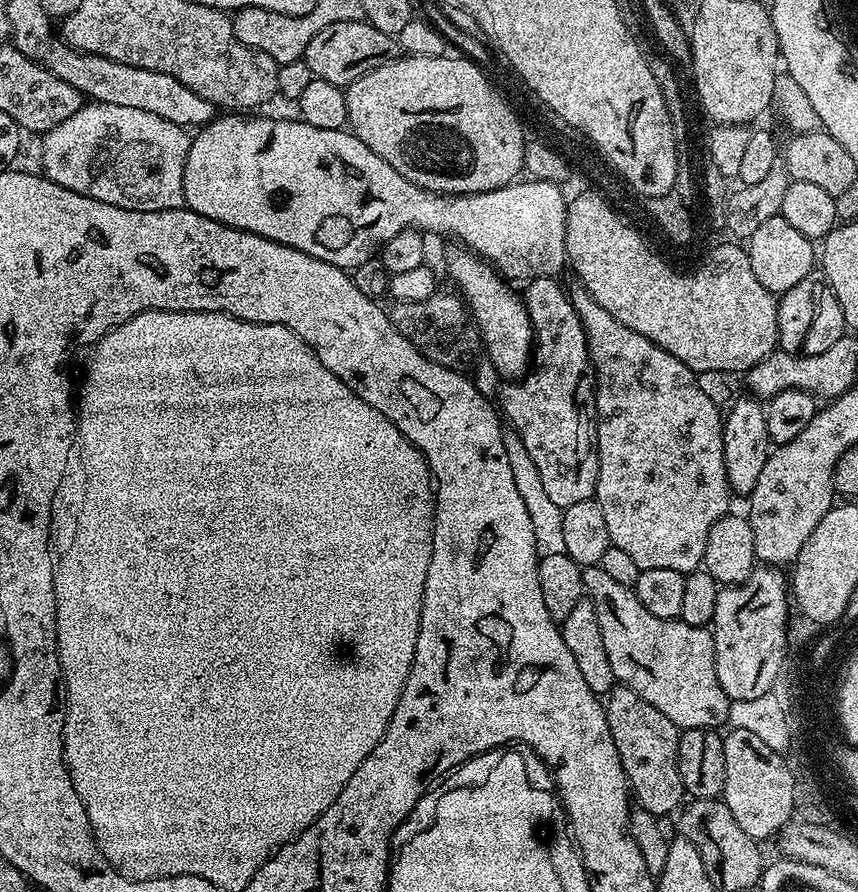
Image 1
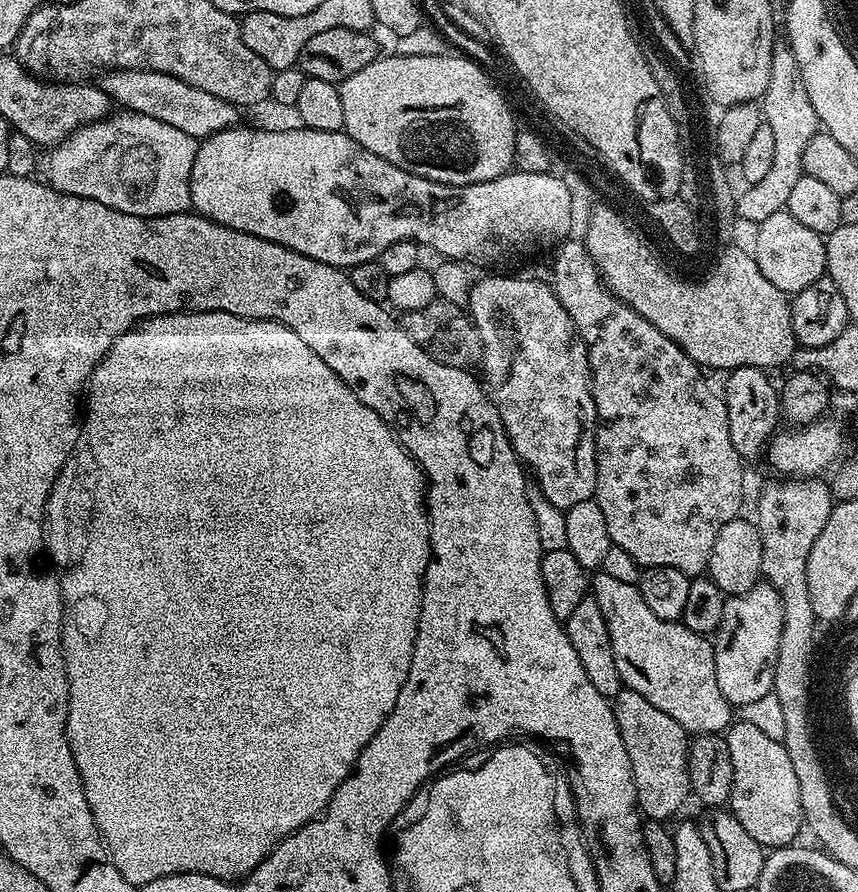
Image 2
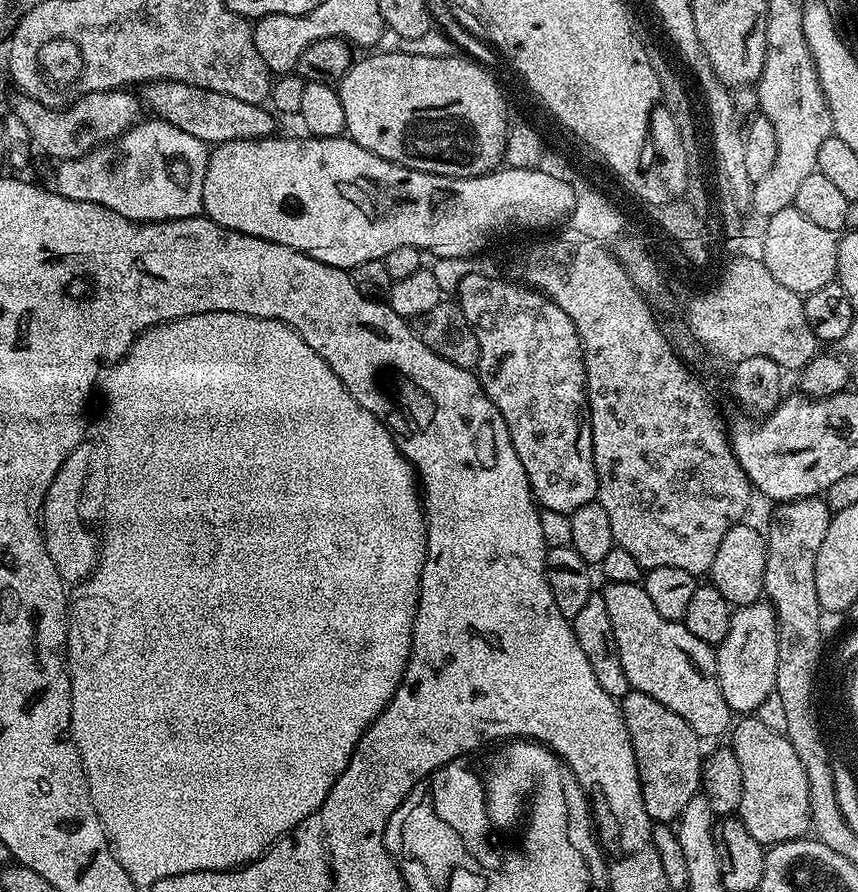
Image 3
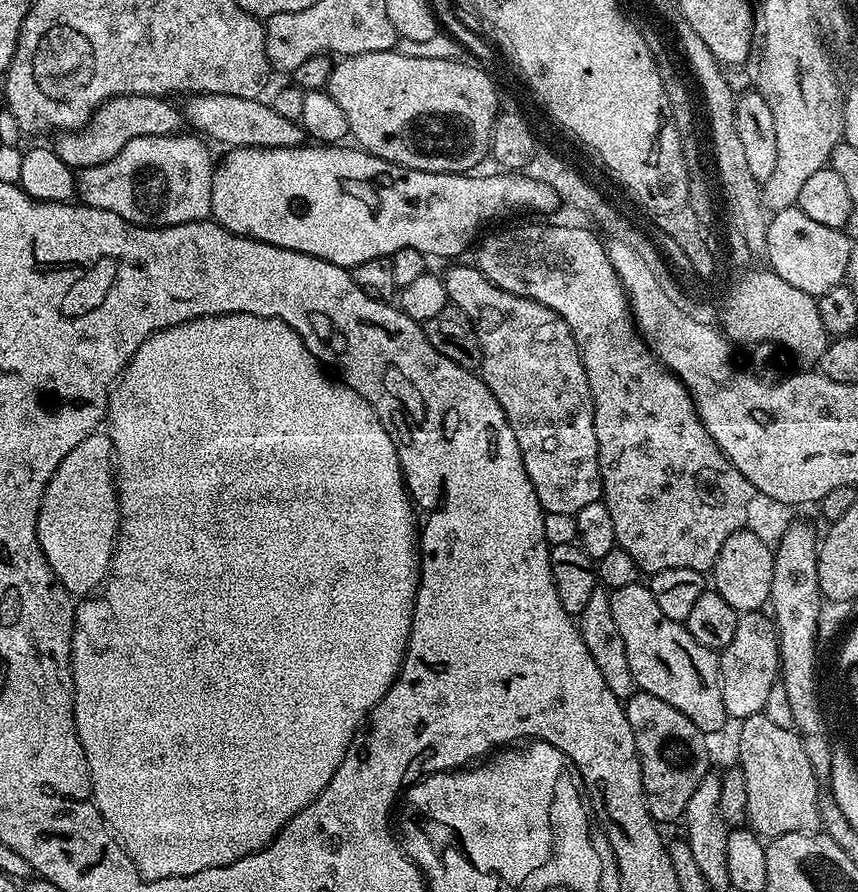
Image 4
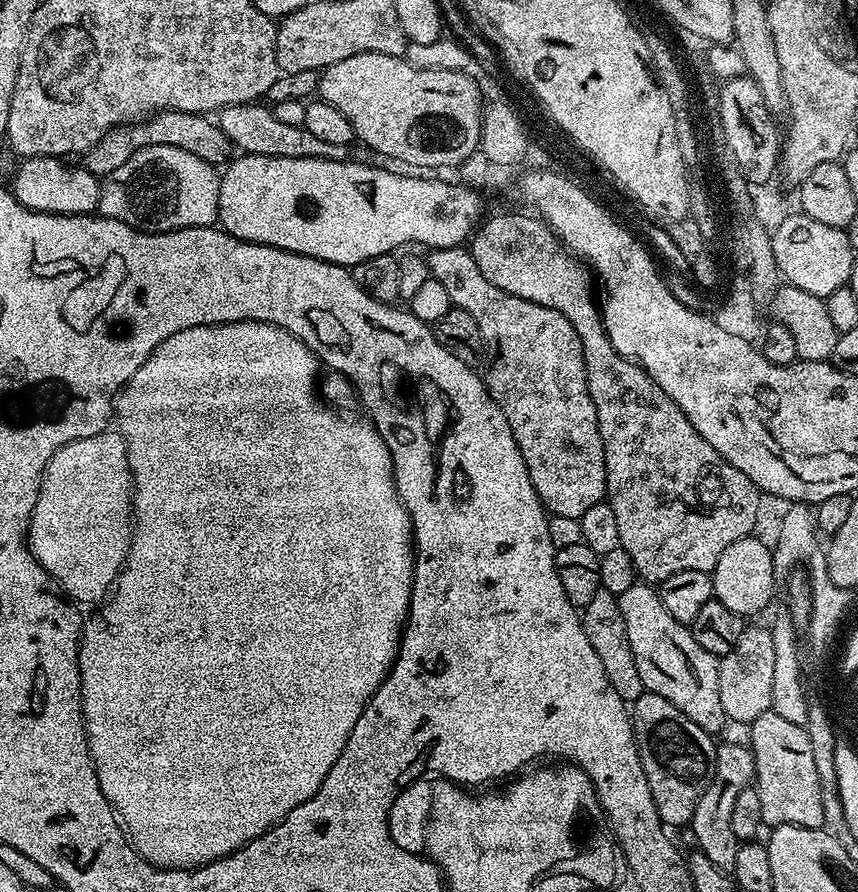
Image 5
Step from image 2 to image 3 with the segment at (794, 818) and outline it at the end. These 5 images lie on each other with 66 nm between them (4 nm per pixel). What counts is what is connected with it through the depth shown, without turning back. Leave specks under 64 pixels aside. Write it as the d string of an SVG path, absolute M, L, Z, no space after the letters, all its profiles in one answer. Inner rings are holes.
M752 714L735 721L731 736L732 753L738 758L738 766L742 766L739 820L750 830L750 835L765 846L801 839L809 831L812 819L806 770L802 762L798 762L794 746L790 746L784 733L770 730L766 722Z

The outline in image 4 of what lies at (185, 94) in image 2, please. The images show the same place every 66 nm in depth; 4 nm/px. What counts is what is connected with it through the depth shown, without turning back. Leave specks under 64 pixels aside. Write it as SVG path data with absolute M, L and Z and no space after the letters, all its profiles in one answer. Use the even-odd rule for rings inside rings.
M195 94L183 101L182 111L184 123L193 133L199 134L205 141L216 144L228 144L229 149L234 148L299 148L305 143L306 133L297 121L282 118L278 110L274 110L271 103L260 98L234 98L232 94Z

